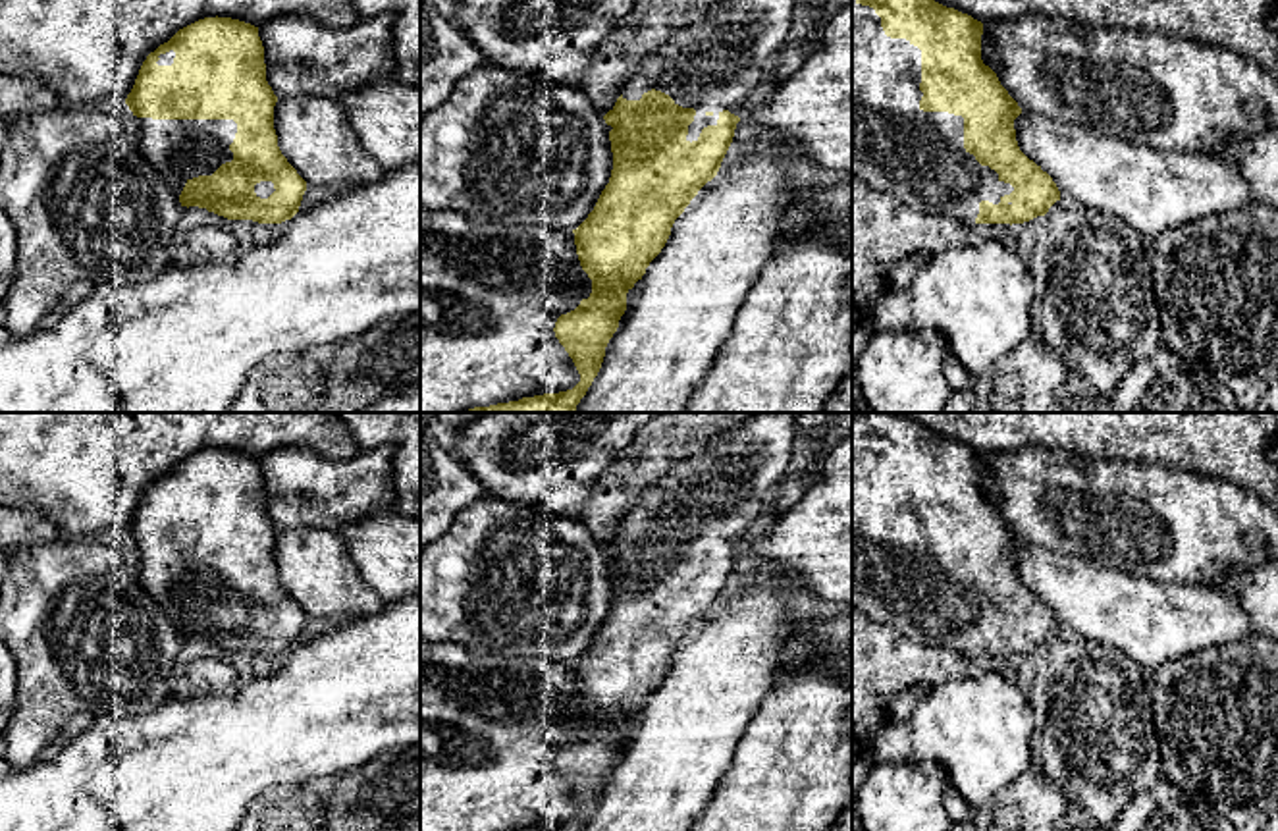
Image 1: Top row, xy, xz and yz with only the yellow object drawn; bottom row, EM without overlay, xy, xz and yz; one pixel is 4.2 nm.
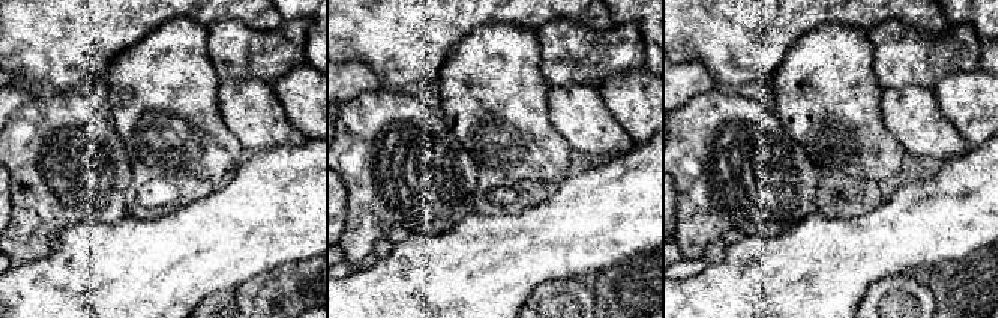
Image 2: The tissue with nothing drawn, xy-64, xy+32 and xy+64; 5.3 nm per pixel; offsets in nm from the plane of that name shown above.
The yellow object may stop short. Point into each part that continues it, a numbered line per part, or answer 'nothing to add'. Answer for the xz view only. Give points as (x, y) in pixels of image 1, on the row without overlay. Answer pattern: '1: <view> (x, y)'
1: xz (721, 494)

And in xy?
1: xy (178, 581)

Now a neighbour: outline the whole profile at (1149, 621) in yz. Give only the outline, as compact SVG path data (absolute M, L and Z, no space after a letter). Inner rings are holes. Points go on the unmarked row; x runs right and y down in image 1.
M1027 542L1014 551L1014 561L1020 582L1052 609L1060 632L1112 646L1143 673L1170 659L1255 634L1249 615L1209 584L1157 582Z

